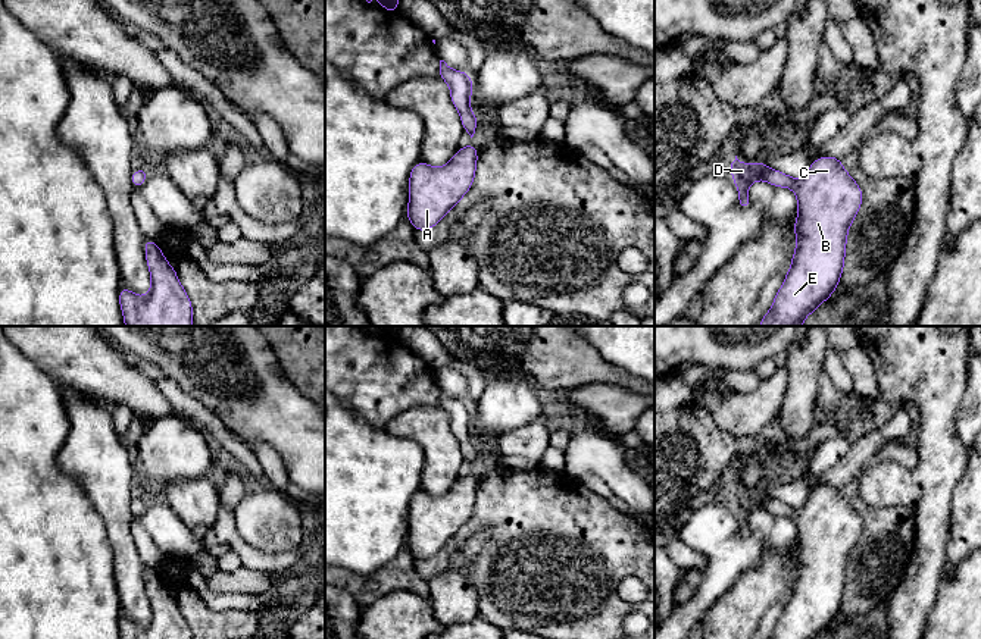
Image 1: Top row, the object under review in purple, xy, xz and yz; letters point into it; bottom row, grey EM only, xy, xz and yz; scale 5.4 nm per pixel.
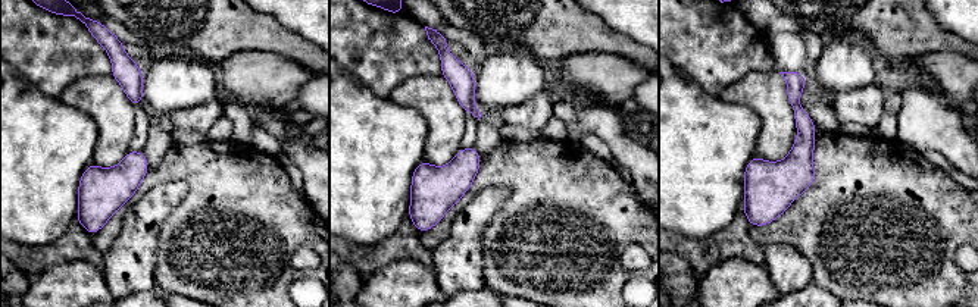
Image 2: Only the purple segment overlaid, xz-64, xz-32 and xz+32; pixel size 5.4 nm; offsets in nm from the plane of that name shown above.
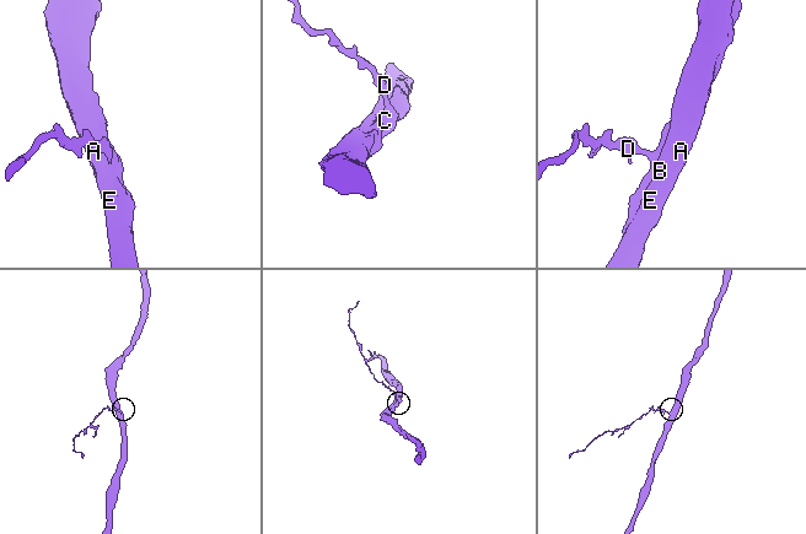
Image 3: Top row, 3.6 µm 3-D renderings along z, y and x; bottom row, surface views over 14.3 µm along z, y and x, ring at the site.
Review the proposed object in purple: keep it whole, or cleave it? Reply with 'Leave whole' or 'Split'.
Leave whole

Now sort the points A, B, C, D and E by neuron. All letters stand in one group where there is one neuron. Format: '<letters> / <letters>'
A B C D E

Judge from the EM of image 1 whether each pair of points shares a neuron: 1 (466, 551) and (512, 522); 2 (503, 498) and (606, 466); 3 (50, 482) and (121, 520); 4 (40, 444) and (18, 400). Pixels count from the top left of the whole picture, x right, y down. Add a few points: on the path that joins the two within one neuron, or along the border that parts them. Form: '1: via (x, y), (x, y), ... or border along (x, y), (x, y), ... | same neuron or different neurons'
1: border along (486, 528), (489, 532), (487, 539), (469, 566) | different neurons
2: border along (564, 470), (580, 479) | different neurons
3: border along (71, 476), (78, 481), (108, 535) | different neurons
4: via (30, 434), (18, 422), (18, 410) | same neuron

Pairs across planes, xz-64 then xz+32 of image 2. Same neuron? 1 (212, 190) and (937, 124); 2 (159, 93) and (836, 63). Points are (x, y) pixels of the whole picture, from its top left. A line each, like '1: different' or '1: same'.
1: different
2: same

